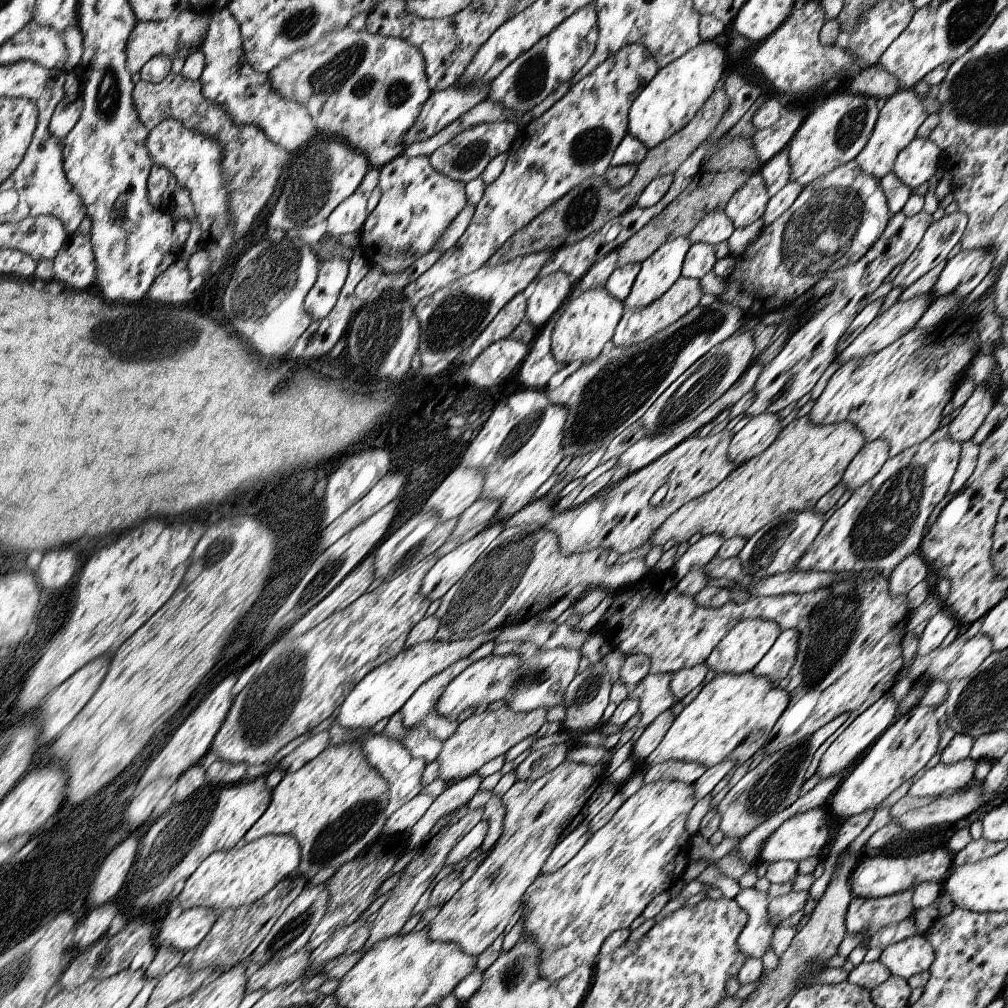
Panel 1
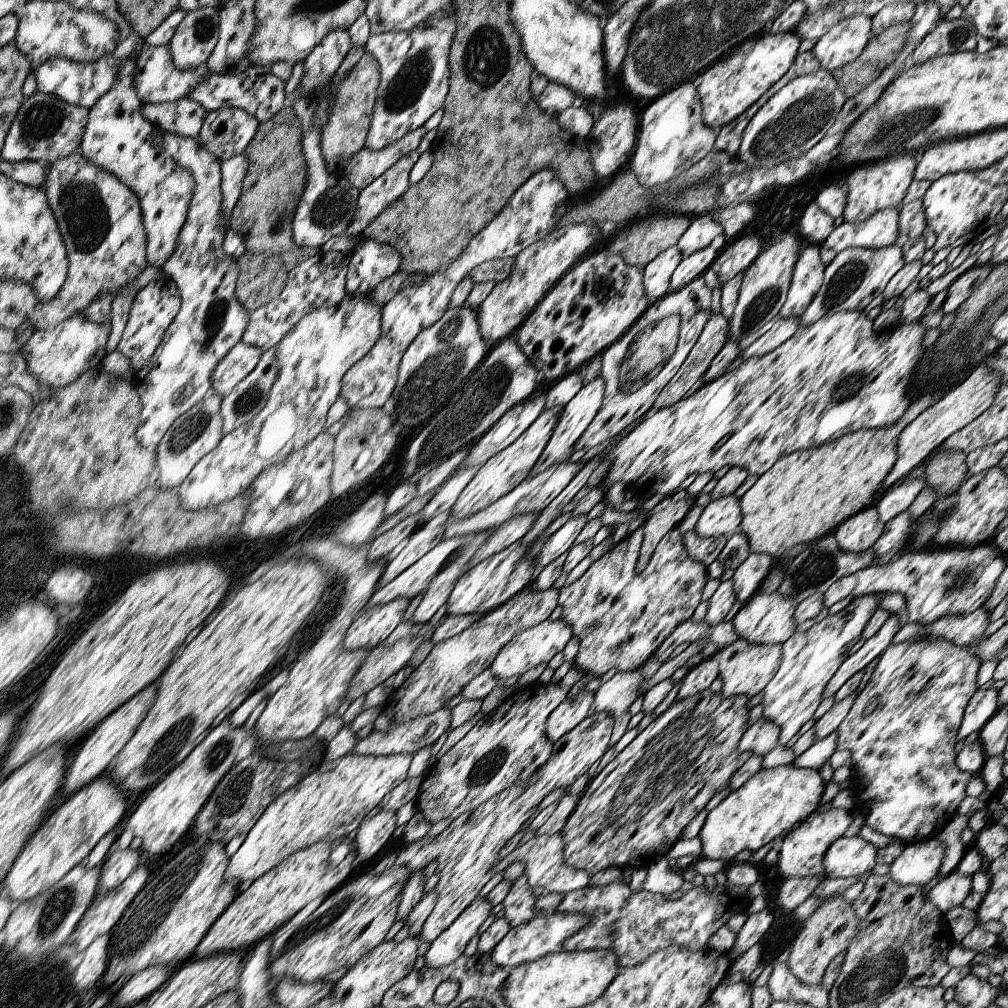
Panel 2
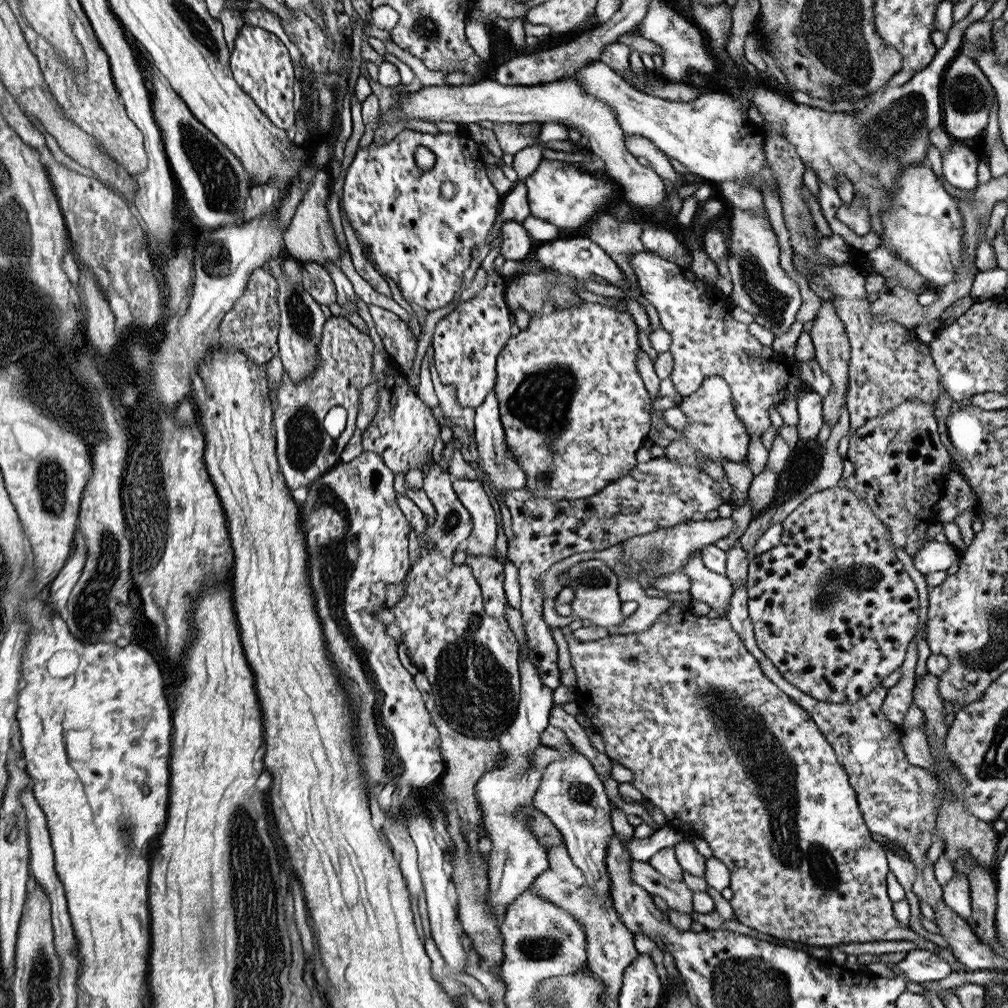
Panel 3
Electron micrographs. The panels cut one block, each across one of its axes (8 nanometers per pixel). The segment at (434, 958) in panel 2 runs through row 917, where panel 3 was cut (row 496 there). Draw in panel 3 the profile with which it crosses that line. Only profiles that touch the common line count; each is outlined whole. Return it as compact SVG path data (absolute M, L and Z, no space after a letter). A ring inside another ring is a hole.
M453 478L453 492L461 504L469 510L473 520L473 532L467 536L467 554L469 556L487 556L495 558L495 540L497 540L497 518L489 496L483 490L483 484L469 480Z

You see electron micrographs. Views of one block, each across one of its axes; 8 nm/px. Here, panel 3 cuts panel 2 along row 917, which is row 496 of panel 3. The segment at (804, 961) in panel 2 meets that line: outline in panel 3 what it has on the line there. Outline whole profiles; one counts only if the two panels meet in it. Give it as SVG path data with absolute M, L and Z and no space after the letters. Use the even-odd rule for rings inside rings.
M827 488L823 492L811 494L801 506L797 506L785 520L783 520L783 536L781 544L773 548L771 552L763 552L761 556L753 556L749 562L749 576L747 576L747 588L749 588L749 600L747 600L747 610L749 618L753 620L755 628L755 640L757 646L761 648L763 654L775 664L779 674L793 686L797 686L801 692L821 700L821 702L833 702L833 704L843 704L843 702L857 702L869 692L873 692L877 686L881 686L883 678L889 676L895 668L903 666L907 646L913 642L917 634L917 618L919 618L919 592L909 578L909 574L903 570L903 564L895 558L887 538L885 538L885 524L873 514L869 504L865 504L861 498L857 498L851 490L847 488Z

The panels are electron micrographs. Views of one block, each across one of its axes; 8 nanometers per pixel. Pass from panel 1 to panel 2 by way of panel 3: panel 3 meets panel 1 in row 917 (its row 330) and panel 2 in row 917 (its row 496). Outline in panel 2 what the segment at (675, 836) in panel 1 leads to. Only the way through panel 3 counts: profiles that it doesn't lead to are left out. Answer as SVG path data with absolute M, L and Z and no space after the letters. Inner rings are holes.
M551 914L543 918L533 918L527 924L521 924L517 928L511 928L501 942L491 950L491 962L499 968L517 968L527 962L535 962L539 958L545 958L547 954L561 952L561 944L565 944L565 938L577 934L583 926L587 926L589 918L581 914Z

